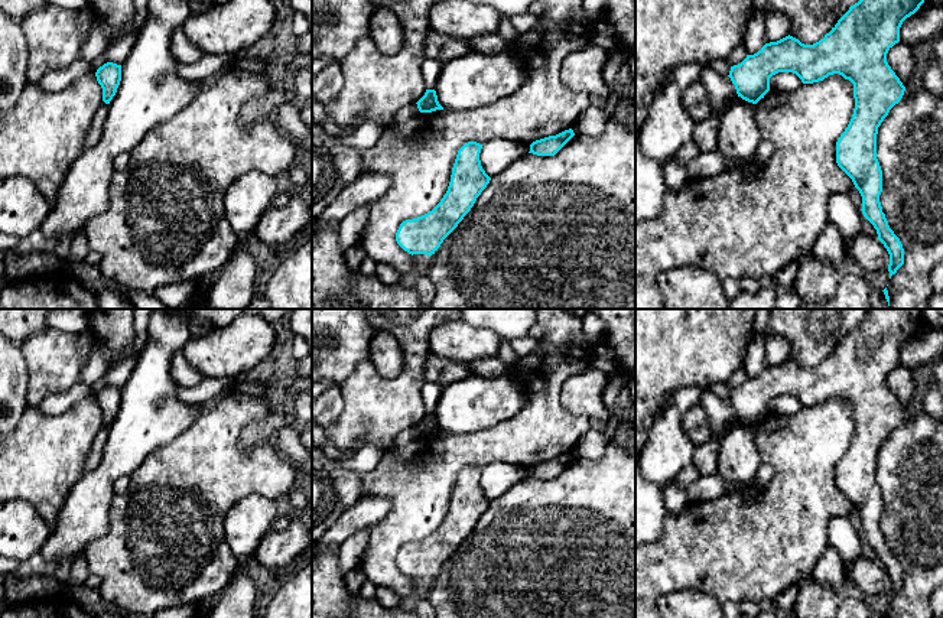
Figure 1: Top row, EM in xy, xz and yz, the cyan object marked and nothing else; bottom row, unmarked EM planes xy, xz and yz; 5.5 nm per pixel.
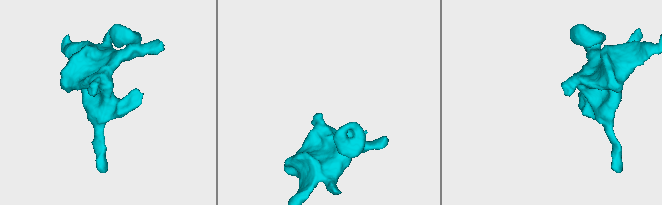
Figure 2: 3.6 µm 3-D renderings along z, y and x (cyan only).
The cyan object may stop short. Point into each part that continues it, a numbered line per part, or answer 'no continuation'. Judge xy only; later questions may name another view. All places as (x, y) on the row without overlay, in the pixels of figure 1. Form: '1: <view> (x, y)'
no continuation

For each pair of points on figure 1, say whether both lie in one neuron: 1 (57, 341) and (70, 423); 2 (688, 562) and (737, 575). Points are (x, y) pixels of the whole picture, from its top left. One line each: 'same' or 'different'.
1: different
2: same

